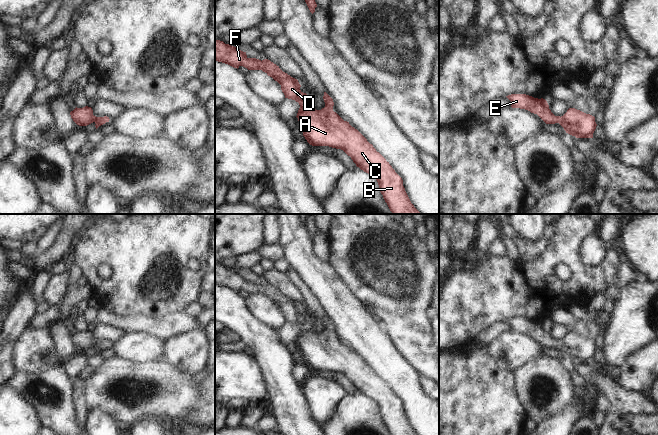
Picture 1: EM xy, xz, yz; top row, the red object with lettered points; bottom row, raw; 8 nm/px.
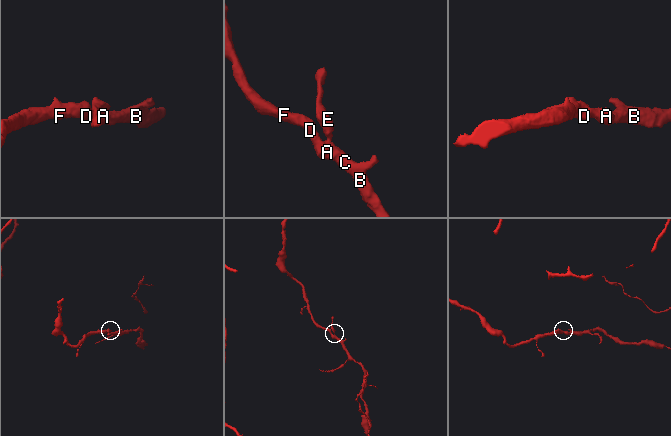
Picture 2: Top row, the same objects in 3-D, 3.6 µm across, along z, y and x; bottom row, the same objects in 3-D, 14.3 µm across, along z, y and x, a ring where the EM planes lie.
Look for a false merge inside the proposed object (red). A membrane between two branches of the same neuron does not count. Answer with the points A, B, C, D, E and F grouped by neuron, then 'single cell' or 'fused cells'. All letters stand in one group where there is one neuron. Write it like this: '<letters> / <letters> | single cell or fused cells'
A B C D E F | single cell

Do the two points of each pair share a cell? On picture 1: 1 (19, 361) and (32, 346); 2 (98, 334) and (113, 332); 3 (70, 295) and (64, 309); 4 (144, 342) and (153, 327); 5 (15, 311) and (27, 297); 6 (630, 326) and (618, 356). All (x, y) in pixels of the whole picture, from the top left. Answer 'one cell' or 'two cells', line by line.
1: one cell
2: one cell
3: one cell
4: two cells
5: one cell
6: one cell

